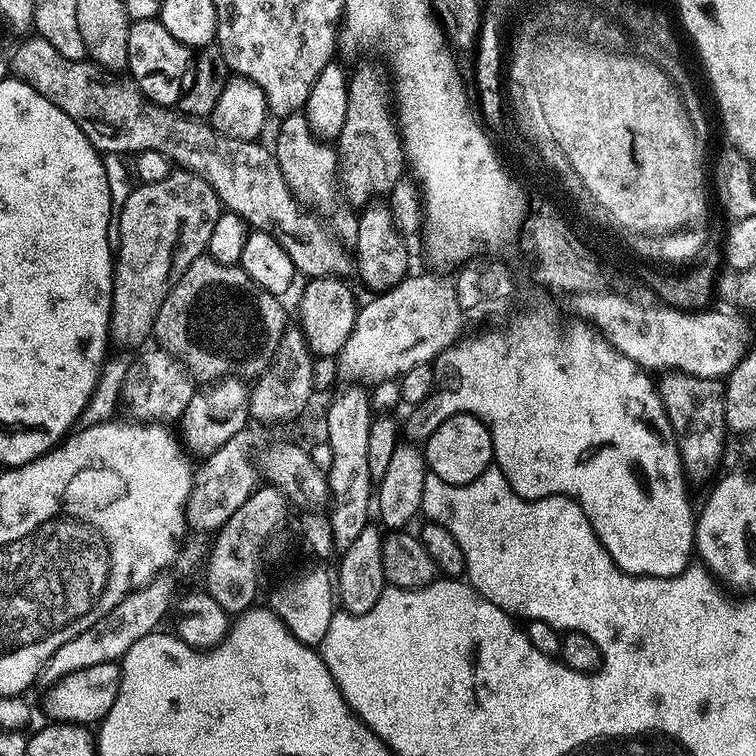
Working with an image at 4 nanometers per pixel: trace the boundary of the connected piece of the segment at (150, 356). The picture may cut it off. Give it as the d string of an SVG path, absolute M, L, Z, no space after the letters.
M153 348L136 356L126 374L123 383L121 399L130 405L139 419L152 422L167 420L166 418L179 419L183 417L190 398L196 391L196 379L181 360L171 356L161 348Z

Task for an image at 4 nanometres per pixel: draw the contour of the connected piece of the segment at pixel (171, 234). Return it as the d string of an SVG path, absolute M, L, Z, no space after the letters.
M172 170L161 181L137 183L122 206L120 221L120 246L114 252L114 271L112 273L112 322L110 332L113 337L125 340L128 344L140 344L153 335L152 327L158 310L166 298L174 280L174 271L182 273L198 257L205 255L210 236L222 213L222 205L216 191L197 172Z

